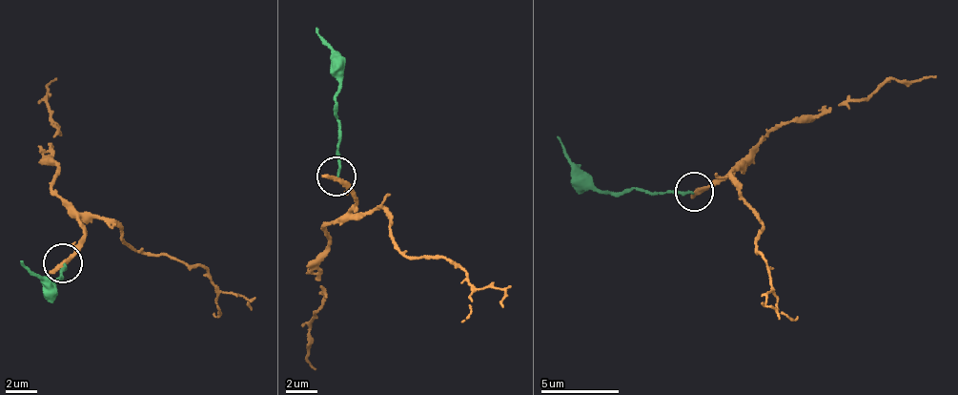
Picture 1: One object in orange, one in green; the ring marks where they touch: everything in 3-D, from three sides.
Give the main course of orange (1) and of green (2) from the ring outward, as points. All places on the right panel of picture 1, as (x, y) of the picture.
1: (693, 193), (729, 176), (768, 134), (784, 123), (866, 101), (891, 79), (926, 80), (936, 75)
2: (693, 193), (601, 193), (581, 174), (558, 135)

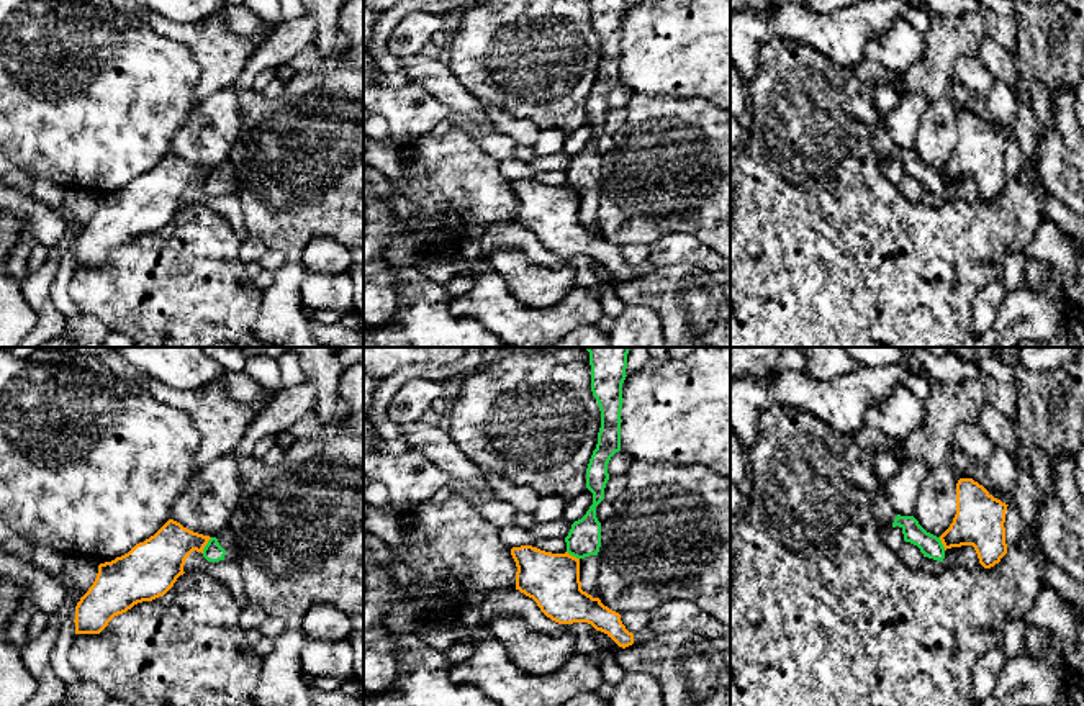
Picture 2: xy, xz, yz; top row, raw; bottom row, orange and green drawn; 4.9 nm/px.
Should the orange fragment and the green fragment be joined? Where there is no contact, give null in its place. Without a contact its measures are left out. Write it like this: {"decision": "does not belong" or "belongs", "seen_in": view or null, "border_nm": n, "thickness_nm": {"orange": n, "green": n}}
{"decision": "does not belong", "seen_in": "xy", "border_nm": 90, "thickness_nm": {"orange": 240, "green": 100}}

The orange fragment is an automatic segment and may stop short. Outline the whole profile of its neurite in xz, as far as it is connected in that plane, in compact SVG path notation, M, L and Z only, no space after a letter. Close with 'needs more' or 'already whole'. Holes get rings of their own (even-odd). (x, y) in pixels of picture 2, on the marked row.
M532 545L513 547L511 555L517 567L516 590L532 598L547 618L558 624L588 622L622 649L634 644L621 614L581 590L580 559Z; already whole

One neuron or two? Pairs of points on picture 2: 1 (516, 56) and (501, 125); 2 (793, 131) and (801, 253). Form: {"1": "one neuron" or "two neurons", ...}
{"1": "two neurons", "2": "one neuron"}

